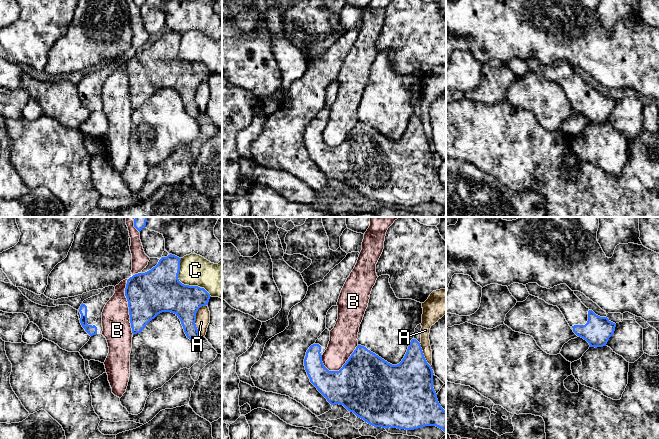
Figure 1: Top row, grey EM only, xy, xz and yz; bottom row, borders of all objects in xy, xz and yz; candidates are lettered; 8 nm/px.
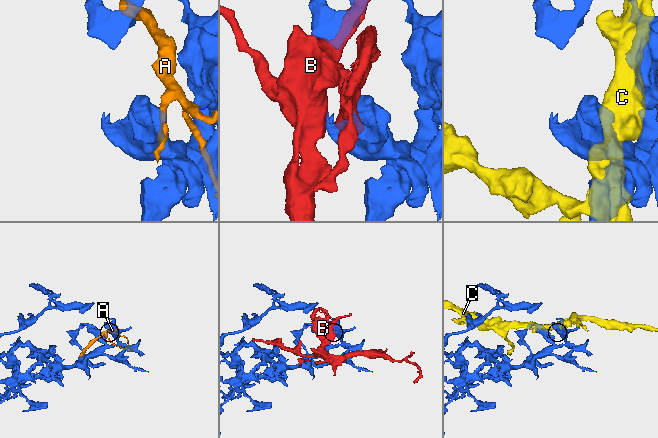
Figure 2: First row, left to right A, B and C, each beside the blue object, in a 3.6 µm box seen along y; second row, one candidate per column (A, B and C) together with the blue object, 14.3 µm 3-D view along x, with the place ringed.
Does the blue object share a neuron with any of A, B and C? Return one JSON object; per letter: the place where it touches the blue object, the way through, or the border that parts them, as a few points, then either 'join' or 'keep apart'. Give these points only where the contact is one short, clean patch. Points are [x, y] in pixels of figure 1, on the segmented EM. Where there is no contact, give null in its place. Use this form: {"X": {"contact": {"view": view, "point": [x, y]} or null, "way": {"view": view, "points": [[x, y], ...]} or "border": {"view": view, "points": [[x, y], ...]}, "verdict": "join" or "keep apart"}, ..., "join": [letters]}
{"A": {"contact": {"view": "xy", "point": [195, 318]}, "verdict": "keep apart"}, "B": {"contact": {"view": "xy", "point": [128, 306]}, "verdict": "keep apart"}, "C": {"contact": {"view": "xy", "point": [183, 284]}, "verdict": "keep apart"}, "join": []}

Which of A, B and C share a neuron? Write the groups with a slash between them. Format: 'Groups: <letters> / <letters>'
Groups: A / B / C

